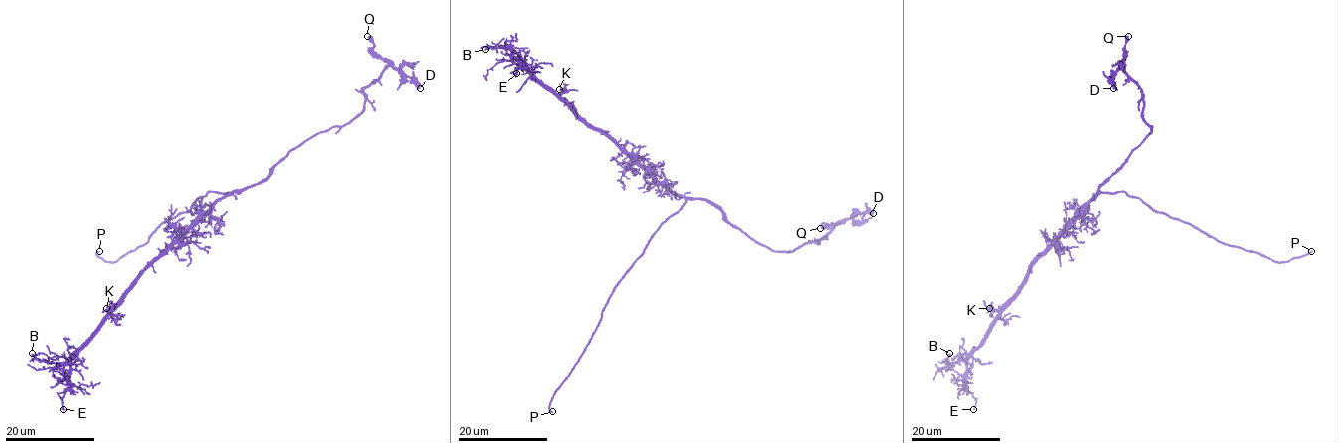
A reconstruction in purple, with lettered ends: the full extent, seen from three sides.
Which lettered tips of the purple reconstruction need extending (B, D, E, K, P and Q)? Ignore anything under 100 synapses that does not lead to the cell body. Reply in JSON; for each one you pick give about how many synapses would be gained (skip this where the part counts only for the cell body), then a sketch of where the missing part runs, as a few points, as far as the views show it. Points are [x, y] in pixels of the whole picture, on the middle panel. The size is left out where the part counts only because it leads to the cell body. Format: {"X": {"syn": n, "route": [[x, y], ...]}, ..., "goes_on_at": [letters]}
{"P": {"route": [[552, 411], [567, 423], [573, 421]]}, "goes_on_at": ["P"]}

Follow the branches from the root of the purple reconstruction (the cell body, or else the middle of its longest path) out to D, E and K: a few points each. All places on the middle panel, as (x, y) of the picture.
D: (668, 190), (711, 202), (729, 222), (775, 251), (817, 243), (841, 220), (873, 213)
E: (668, 190), (607, 136), (587, 124), (522, 64), (512, 72), (515, 76), (516, 73)
K: (668, 190), (607, 136), (587, 124), (559, 97), (563, 93), (559, 89)

